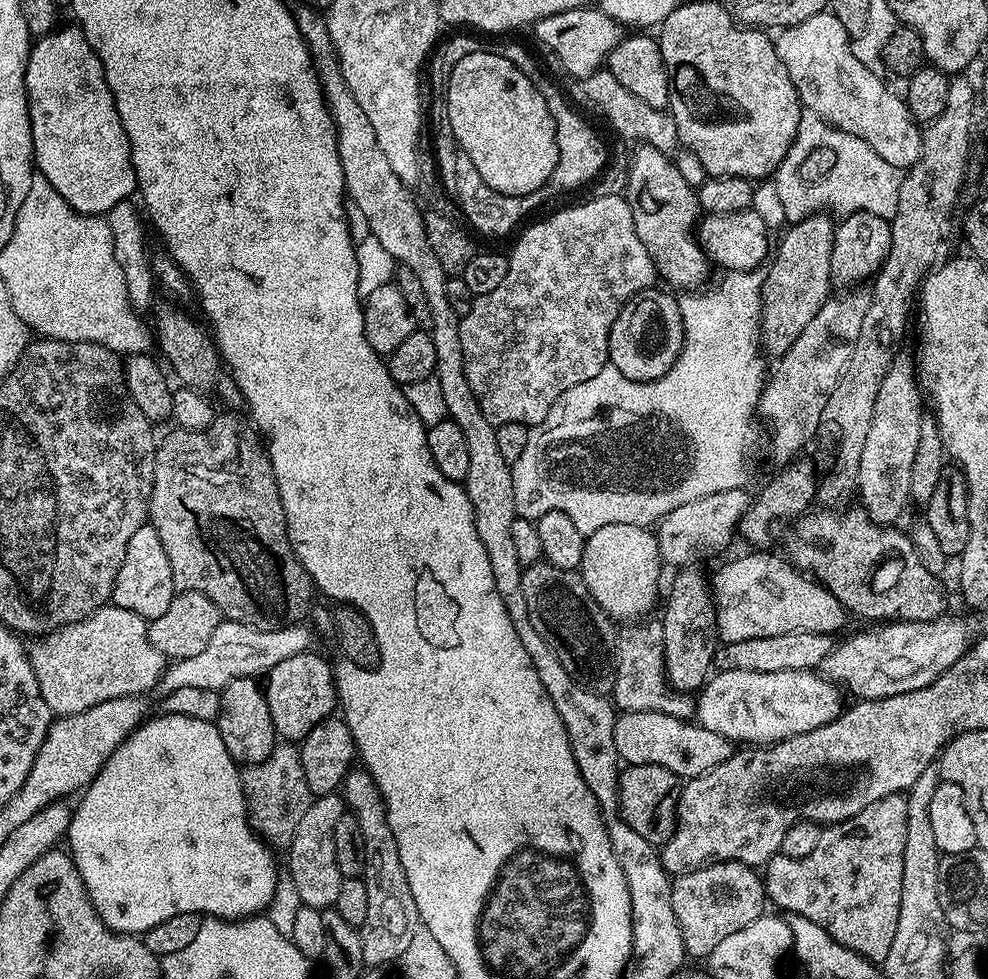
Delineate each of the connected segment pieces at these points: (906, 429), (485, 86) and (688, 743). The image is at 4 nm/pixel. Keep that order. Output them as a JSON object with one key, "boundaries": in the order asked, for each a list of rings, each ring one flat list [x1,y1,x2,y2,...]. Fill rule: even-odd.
{"boundaries":[[[897,355,882,378,882,386,878,386,878,398,874,402,874,414,870,418,870,430,866,434,866,446,862,446,856,475,859,507,881,526,895,525,904,507,910,504,910,466,914,466,918,434,926,415,920,396,917,365]],[[468,56,460,68,450,68,447,75,446,126,451,130,452,137,459,141,460,148,470,154,474,170,478,170,486,186,503,196,525,196,541,188,550,174,554,174,554,166,558,162,558,146,552,144,552,120,548,120,544,100,532,92,528,80,524,80,516,68,508,68,504,60,496,60,496,56]],[[625,712,617,715,614,746,618,746,618,754,625,765,666,766,666,770,678,778,706,774,714,770,714,766,726,762,734,751,733,741,722,738,722,734,714,734,714,730,706,730,700,724,661,712]]]}

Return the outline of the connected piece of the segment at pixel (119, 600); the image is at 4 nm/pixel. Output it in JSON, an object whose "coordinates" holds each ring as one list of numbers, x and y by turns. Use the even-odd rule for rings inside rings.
{"coordinates":[[145,522,130,537,130,546,126,546,126,559,122,562,122,570,118,570,111,603,122,610,130,610,150,622,158,618,158,614,165,612,173,595,170,558,166,558,166,550,162,547,162,538,158,538,158,530,154,530,151,523]]}

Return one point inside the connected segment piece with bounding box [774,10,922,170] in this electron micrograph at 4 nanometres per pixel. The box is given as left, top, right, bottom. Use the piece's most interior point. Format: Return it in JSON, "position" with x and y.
{"position":[818,55]}

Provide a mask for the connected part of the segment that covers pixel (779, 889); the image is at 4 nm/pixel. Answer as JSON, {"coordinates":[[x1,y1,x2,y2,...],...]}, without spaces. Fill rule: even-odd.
{"coordinates":[[897,794,882,798,878,802,870,802,870,806,866,806,866,810,854,814,854,818,843,820,841,824,827,825,821,831,820,837,818,838,818,846,814,846,814,850,810,850,810,854,806,854,806,858,798,858,795,860,789,856,777,854,767,864,763,865,762,879,767,899,771,903,773,900,781,908,777,908,781,913,810,918,810,922,818,922,818,926,822,926,822,930,826,930,826,934,830,934,830,938,834,938,834,942,842,942,842,946,854,950,859,956,865,956,867,960,873,962,882,962,886,958,886,954,890,954,890,946,894,942,894,930,898,930,898,906,902,906,902,853,904,853,905,847,905,797]]}

